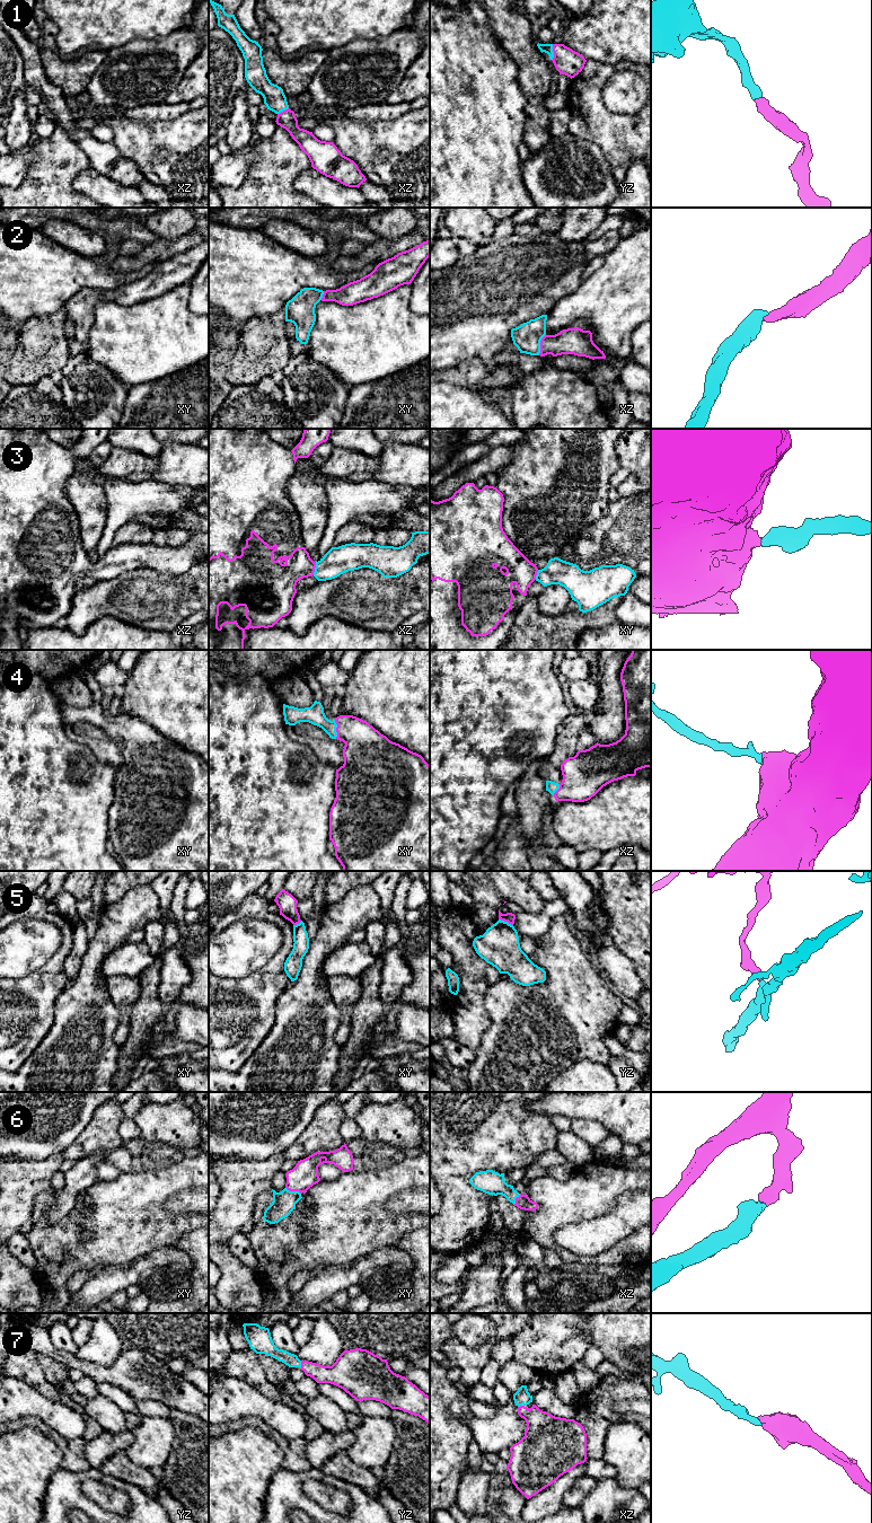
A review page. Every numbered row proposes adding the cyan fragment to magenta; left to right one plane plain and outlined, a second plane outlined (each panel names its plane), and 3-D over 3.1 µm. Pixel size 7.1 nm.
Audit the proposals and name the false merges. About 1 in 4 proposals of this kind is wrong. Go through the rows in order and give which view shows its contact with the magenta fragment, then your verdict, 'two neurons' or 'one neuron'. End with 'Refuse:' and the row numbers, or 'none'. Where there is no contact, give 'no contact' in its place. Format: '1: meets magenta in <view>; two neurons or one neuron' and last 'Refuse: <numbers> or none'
1: meets magenta in yz; one neuron
2: meets magenta in xz; one neuron
3: meets magenta in xz; one neuron
4: meets magenta in xy; one neuron
5: meets magenta in yz; two neurons
6: meets magenta in xy; one neuron
7: meets magenta in yz; one neuron
Refuse: 5

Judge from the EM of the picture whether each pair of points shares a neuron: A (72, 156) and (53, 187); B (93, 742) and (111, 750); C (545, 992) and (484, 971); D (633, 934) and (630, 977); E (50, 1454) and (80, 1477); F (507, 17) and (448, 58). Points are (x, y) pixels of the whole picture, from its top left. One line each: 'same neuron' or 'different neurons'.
A: same neuron
B: same neuron
C: different neurons
D: different neurons
E: different neurons
F: different neurons

